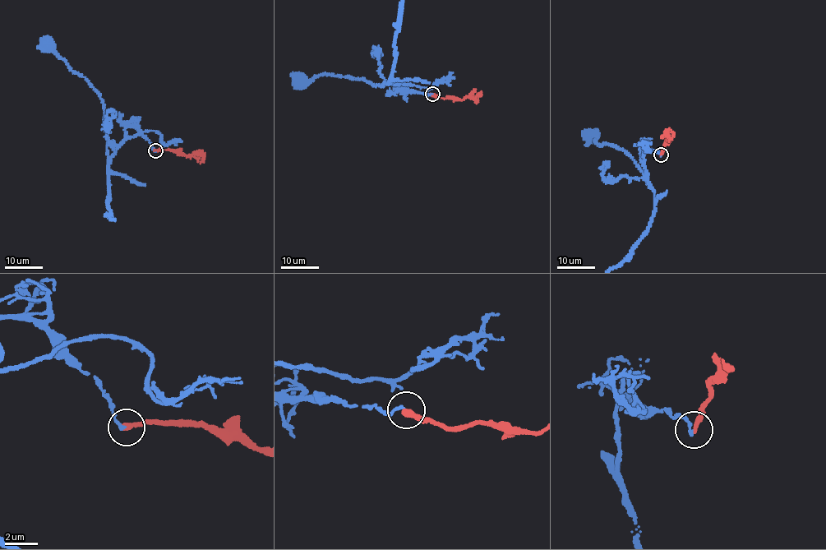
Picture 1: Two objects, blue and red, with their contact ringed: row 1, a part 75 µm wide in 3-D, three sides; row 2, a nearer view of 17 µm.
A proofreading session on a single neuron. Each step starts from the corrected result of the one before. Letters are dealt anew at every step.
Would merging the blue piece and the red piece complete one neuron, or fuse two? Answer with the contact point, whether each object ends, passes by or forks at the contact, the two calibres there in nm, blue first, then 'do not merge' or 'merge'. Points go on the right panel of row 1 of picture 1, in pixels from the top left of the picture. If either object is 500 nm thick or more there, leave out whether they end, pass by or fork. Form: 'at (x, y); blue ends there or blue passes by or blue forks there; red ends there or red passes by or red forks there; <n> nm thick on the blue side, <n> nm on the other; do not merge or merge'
at (661, 154); blue ends there; red ends there; 180 nm thick on the blue side, 300 nm on the other; do not merge

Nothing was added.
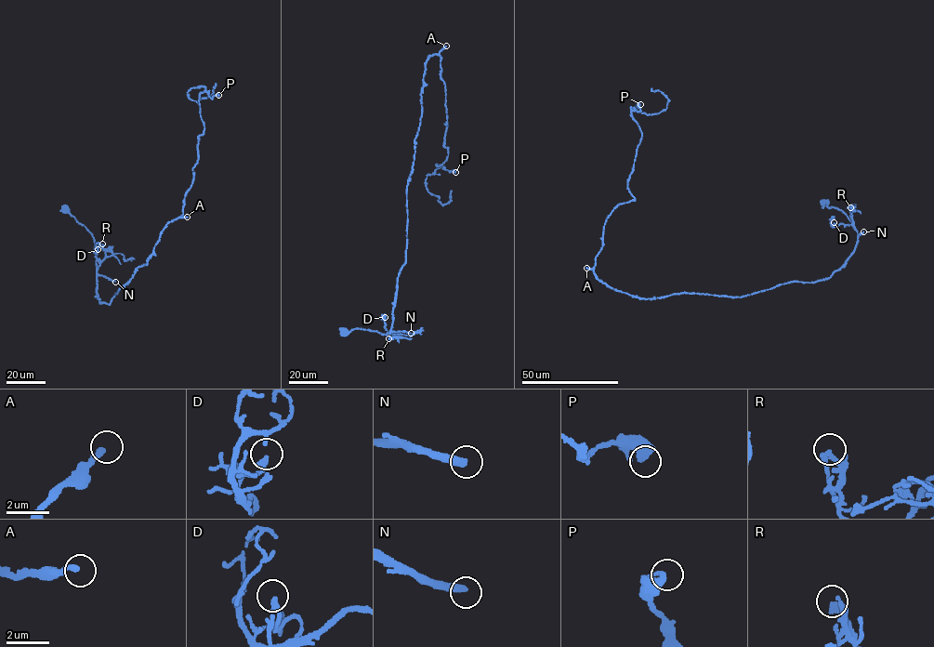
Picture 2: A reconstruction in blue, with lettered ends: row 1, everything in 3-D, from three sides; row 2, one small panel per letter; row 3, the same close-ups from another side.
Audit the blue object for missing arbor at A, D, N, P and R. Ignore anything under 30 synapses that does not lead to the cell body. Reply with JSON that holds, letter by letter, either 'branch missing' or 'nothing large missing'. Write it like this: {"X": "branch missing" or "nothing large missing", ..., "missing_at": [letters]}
{"A": "branch missing", "D": "nothing large missing", "N": "branch missing", "P": "nothing large missing", "R": "nothing large missing", "missing_at": ["A", "N"]}

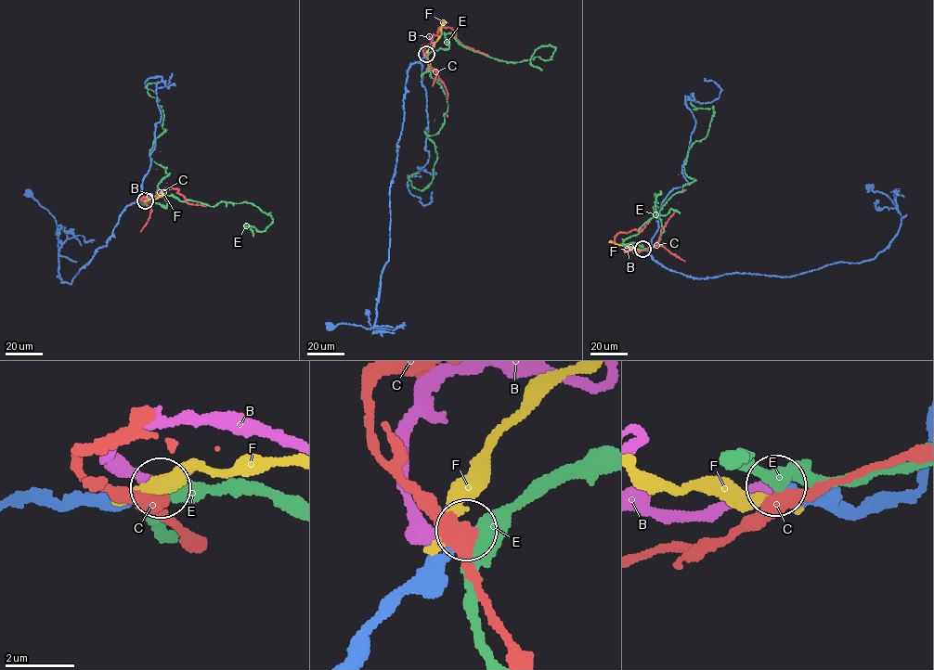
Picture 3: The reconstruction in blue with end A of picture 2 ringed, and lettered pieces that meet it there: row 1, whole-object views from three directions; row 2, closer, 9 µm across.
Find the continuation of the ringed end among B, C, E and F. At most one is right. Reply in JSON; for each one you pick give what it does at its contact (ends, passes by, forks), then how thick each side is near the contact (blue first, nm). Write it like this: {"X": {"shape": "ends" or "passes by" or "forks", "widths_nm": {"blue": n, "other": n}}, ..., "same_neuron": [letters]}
{"same_neuron": []}

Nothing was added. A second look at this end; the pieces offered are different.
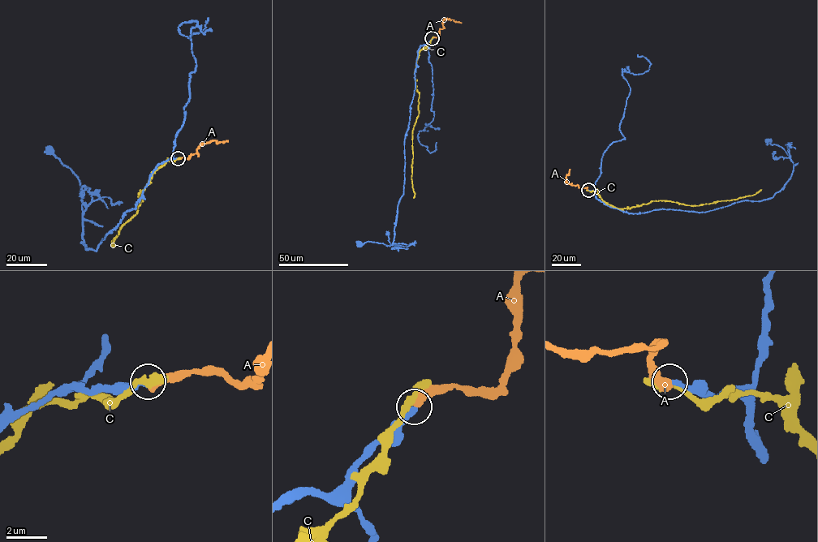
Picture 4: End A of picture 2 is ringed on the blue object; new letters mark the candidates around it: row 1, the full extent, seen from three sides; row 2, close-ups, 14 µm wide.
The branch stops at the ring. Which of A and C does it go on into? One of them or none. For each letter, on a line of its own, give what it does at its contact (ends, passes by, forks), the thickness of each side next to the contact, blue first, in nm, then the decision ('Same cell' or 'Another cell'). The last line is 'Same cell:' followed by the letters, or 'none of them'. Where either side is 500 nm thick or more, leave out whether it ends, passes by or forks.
A: It ends there. Thickness 240 nm (blue) against 440 nm. Same cell
C: It passes by. Thickness 480 nm (blue) against 240 nm. Another cell
Same cell: A

